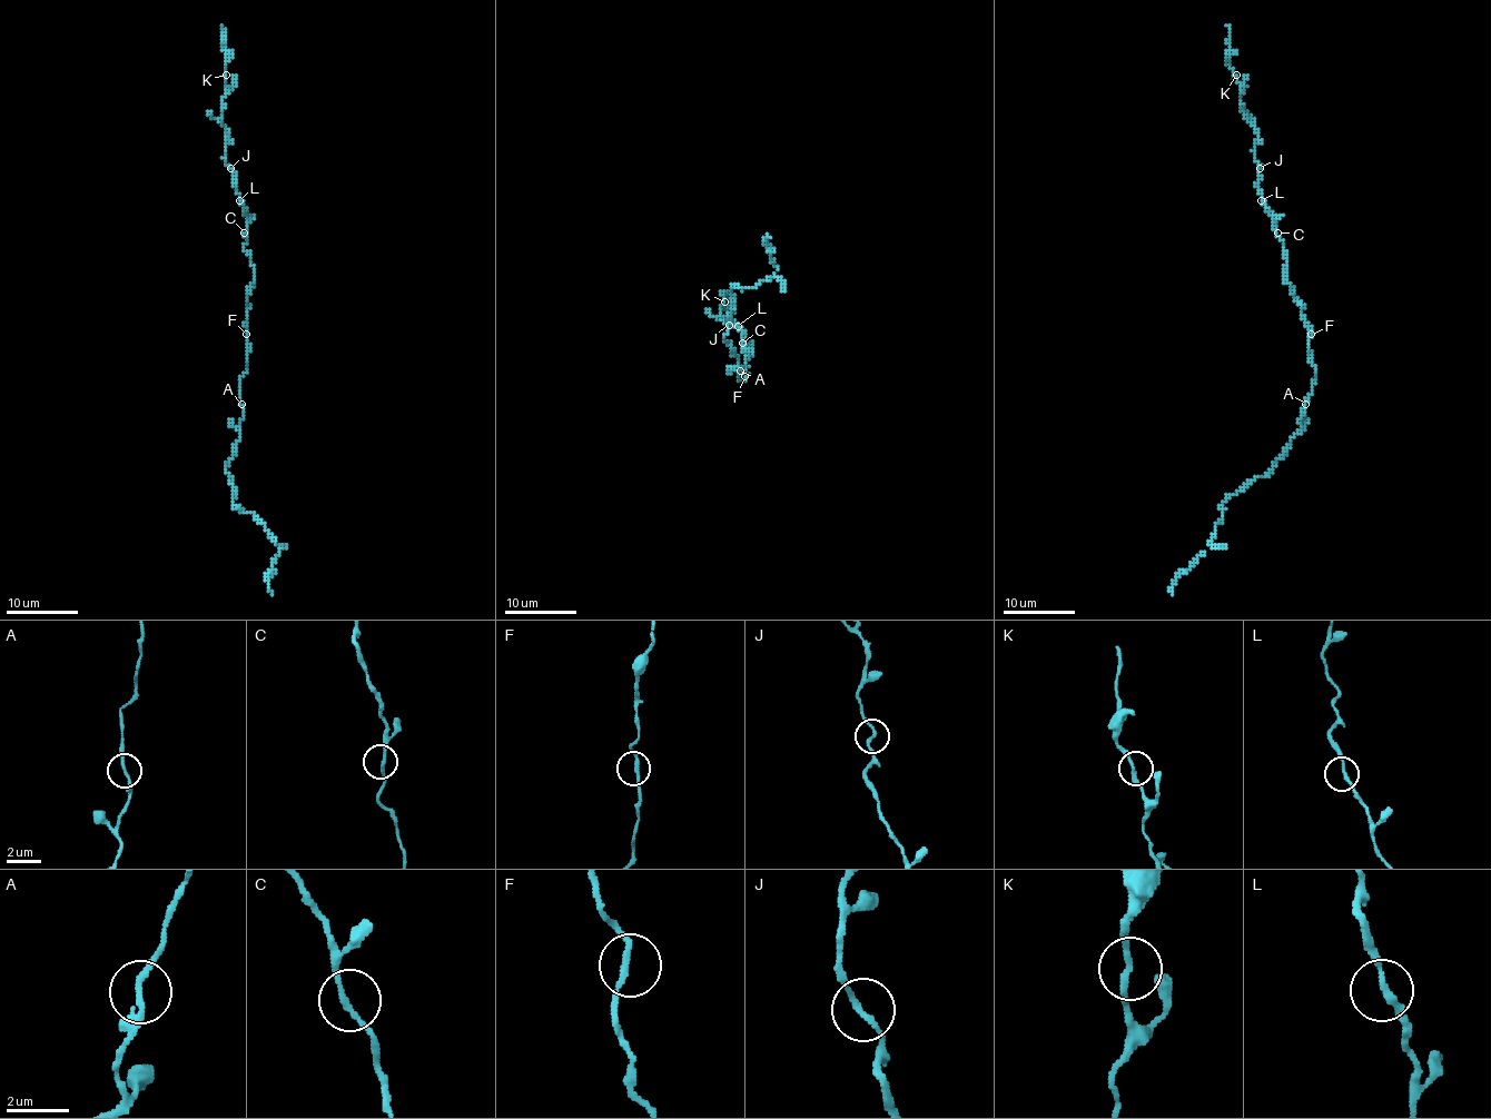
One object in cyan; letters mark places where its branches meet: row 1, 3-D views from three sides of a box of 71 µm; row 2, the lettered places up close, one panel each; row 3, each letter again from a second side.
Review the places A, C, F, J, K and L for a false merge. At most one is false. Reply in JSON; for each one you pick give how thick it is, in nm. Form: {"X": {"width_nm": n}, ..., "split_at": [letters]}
{"split_at": []}

